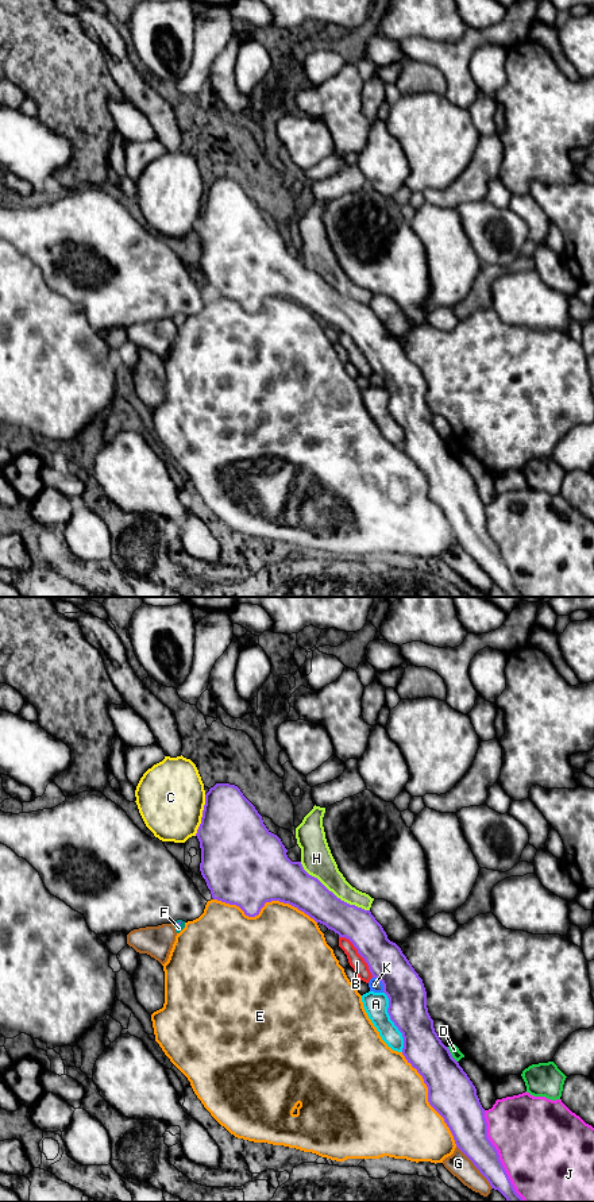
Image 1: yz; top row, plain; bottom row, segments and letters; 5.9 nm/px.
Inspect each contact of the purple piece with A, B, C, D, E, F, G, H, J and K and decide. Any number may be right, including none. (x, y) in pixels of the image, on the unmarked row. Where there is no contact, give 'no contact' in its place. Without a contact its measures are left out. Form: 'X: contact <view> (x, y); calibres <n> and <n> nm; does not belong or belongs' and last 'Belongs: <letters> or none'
A: contact yz (392, 415); calibres 240 and 140 nm; does not belong
B: contact yz (358, 347); calibres 220 and 90 nm; does not belong
C: contact yz (203, 210); calibres 400 and 420 nm; does not belong
D: contact yz (451, 450); calibres 280 and 60 nm; does not belong
E: contact yz (263, 300); calibres 480 and 440 nm; does not belong
F: contact yz (180, 318); calibres 20 and 50 nm; belongs
G: contact yz (475, 561); calibres 220 and 140 nm; does not belong
H: contact yz (332, 288); calibres 220 and 190 nm; does not belong
J: contact yz (498, 551); calibres 220 and 500 nm; does not belong
K: contact yz (382, 378); calibres 220 and 70 nm; does not belong
Belongs: F

